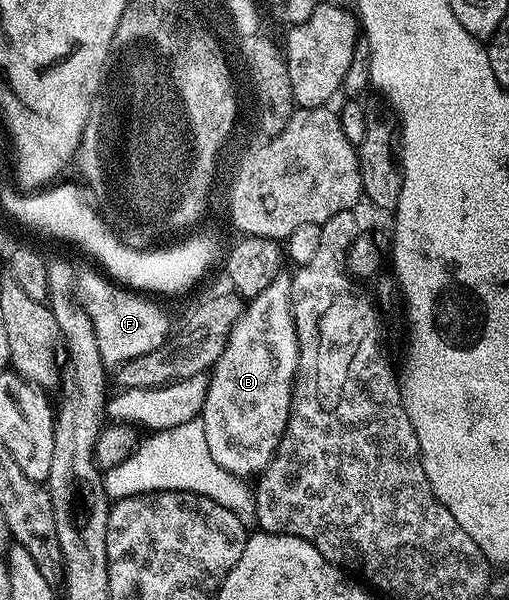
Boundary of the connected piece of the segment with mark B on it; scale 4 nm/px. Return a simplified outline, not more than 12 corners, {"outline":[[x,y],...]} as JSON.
{"outline":[[292,275],[246,303],[211,367],[209,456],[275,458],[299,367]]}

